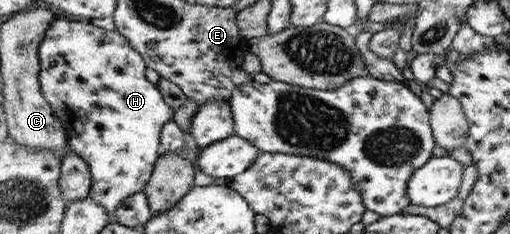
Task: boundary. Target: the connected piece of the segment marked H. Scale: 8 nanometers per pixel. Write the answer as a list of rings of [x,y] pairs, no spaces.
[[[58,19],[41,44],[40,75],[45,95],[56,107],[57,113],[70,137],[69,151],[81,155],[93,170],[92,195],[111,216],[124,205],[128,197],[141,192],[150,184],[157,162],[163,155],[162,134],[175,119],[176,108],[165,99],[159,84],[147,79],[148,63],[144,55],[118,30],[107,31],[77,20]]]

